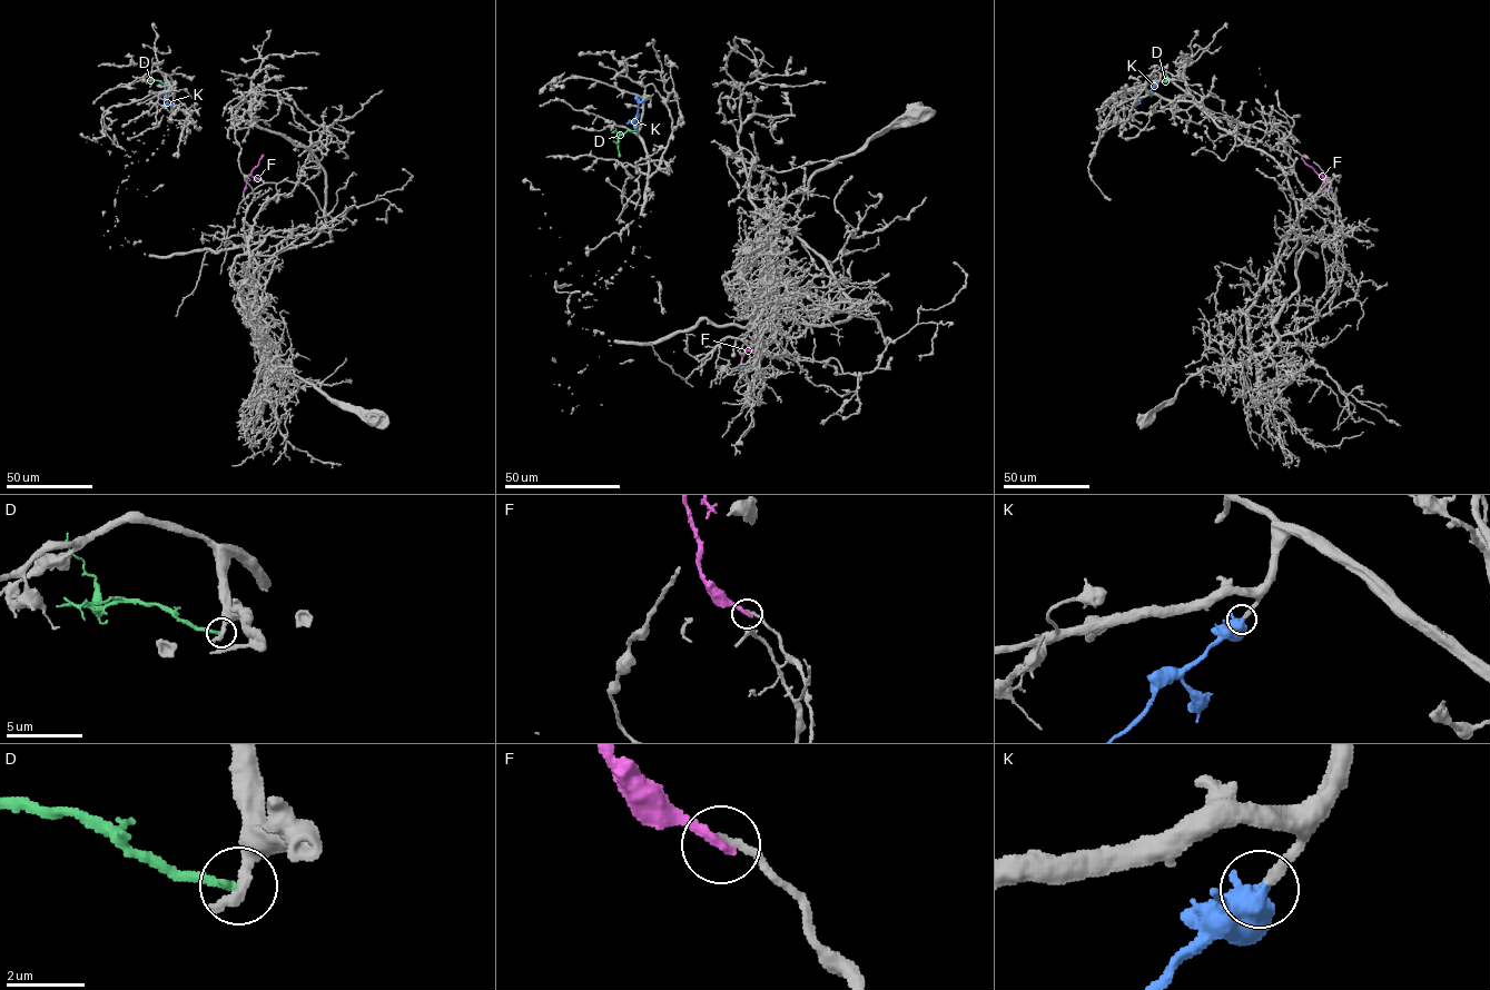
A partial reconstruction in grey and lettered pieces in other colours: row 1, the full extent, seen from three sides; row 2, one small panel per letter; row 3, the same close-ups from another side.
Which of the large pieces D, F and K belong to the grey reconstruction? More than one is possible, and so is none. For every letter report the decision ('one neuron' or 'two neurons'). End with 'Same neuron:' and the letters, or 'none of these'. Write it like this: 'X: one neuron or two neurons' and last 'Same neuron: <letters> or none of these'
D: two neurons
F: two neurons
K: one neuron
Same neuron: K

